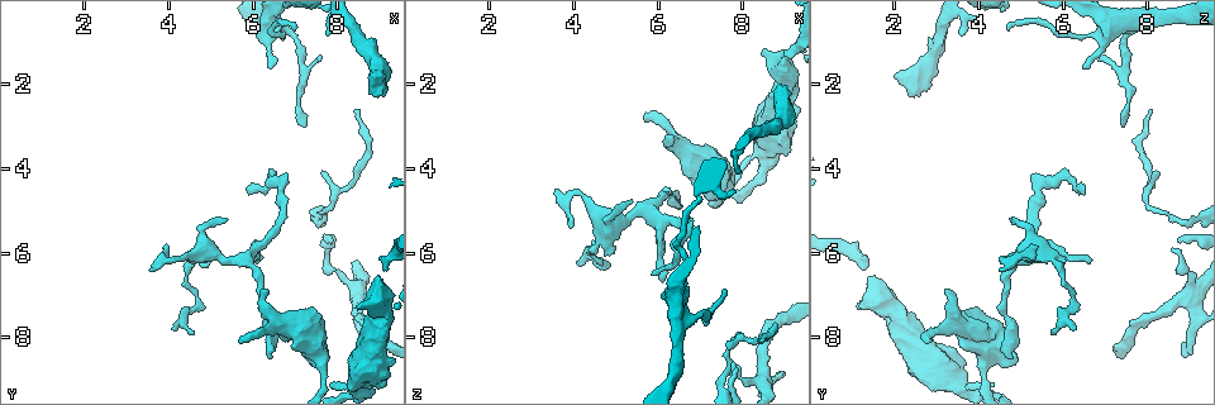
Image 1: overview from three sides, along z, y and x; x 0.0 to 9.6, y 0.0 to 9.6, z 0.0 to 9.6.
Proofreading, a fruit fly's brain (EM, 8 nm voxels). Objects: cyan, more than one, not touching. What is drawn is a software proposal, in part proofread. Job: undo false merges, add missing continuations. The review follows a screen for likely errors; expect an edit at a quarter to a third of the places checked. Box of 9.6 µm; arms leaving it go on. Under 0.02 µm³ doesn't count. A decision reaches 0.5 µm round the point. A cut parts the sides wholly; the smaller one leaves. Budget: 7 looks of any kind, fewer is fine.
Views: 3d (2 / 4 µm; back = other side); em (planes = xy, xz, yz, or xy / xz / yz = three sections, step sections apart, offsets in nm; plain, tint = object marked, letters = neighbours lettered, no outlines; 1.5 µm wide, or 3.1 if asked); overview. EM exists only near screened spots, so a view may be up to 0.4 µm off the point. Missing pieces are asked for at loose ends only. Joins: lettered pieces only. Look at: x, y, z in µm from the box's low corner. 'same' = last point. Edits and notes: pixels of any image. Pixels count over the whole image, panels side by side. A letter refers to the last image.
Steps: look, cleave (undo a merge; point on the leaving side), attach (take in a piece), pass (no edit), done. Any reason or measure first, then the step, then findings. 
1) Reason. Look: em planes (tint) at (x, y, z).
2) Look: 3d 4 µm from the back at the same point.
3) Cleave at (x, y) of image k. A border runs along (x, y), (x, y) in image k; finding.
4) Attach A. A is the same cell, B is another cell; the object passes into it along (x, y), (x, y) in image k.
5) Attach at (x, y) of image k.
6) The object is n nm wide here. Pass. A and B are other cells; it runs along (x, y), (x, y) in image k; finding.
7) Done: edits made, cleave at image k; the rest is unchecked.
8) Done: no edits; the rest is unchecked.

An open end. Look: 3d 2 µm at (6.40, 1.70, 6.50).

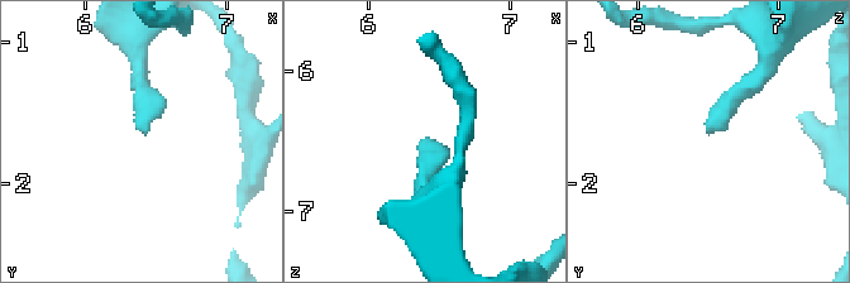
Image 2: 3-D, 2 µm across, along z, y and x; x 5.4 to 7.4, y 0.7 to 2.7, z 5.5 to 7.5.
Now the EM. Look: em xz step 8 (tint) at (6.40, 1.66, 6.50).

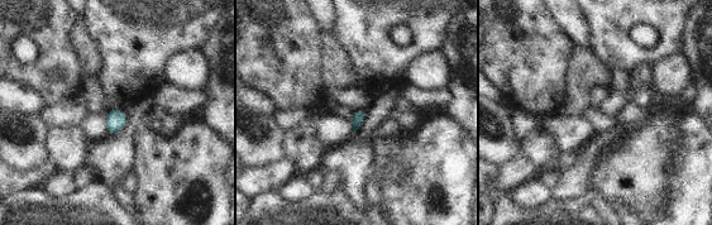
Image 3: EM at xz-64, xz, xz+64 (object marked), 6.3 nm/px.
Look: em planes (letters) at the same point.

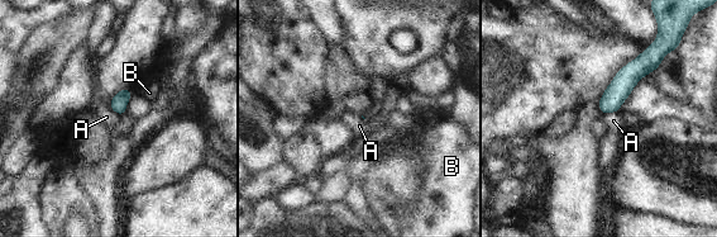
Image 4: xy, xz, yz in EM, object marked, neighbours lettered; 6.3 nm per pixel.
The longest contact is with A, 120 nm. Pass. A and B are other cells; it runs along (650, 58), (621, 86), (603, 110) in image 4; none of them fits.

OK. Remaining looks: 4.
Thin end. Look: em yz step 8 (letters) at (7.30, 3.00, 7.45).

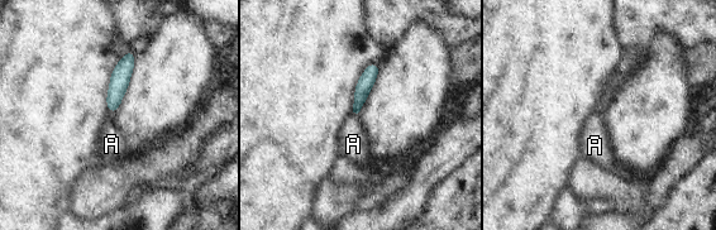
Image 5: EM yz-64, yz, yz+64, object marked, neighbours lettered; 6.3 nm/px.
Cut it another way. Look: em xy step 8 (letters) at the same point.

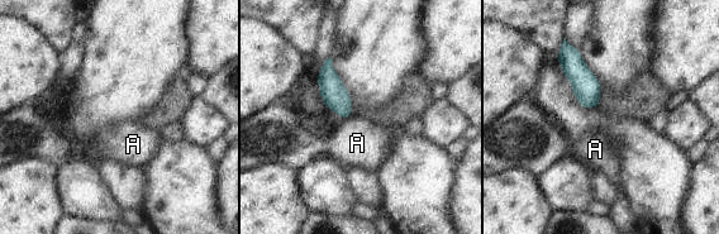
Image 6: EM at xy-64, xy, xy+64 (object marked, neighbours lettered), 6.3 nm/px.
Pass. A is another cell; a border runs along (352, 115), (343, 120) in image 6; no lettered piece goes on from it.

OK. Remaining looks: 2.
Branch stops here. Look: em planes (letters) at (8.55, 7.30, 1.15).

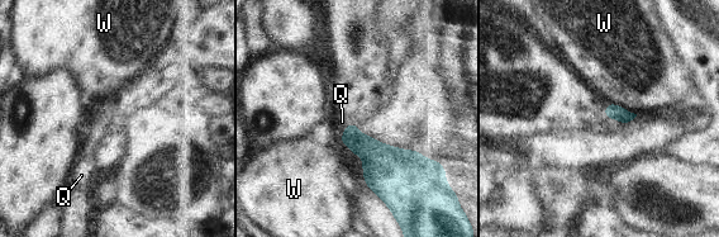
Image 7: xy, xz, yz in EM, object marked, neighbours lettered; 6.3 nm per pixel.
Attach Q. Q is the same cell, W is another cell; the object passes into it along (374, 153), (347, 126), (342, 122) in image 7; the neuron continues.

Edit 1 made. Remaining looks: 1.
Done: edits made, attach at image 7; the rest is unchecked.

